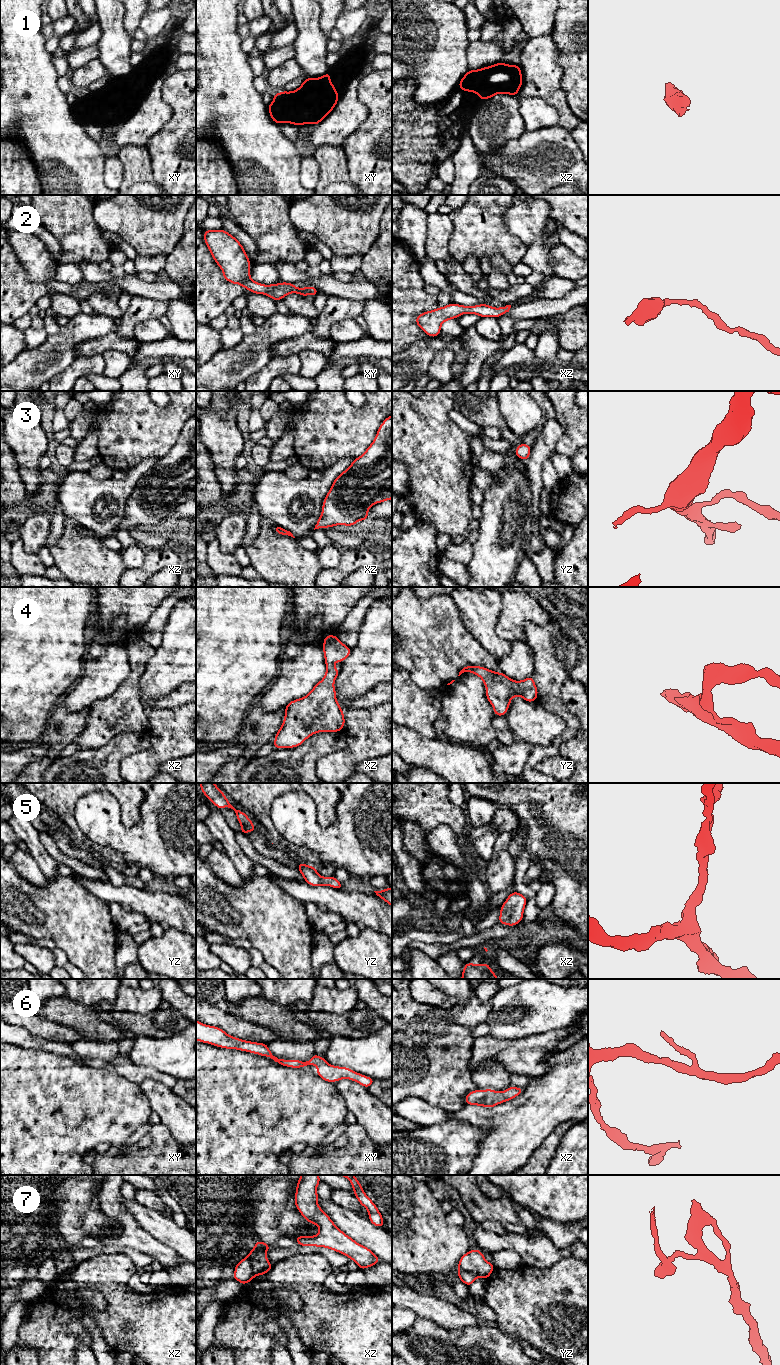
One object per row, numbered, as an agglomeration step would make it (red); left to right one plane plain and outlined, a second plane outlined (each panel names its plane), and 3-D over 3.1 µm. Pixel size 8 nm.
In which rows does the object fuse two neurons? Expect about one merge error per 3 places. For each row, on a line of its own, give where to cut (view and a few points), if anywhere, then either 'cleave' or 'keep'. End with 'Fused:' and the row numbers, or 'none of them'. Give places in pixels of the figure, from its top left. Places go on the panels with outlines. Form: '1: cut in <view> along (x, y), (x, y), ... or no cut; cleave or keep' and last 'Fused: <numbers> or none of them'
1: no cut; keep
2: no cut; keep
3: no cut; keep
4: no cut; keep
5: no cut; keep
6: no cut; keep
7: cut in xz along (254, 1247), (251, 1269), (256, 1275); cleave
Fused: 7

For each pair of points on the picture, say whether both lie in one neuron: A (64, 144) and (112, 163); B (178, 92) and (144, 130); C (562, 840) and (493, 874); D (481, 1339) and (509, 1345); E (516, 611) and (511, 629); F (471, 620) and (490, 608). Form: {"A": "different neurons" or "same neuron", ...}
{"A": "different neurons", "B": "different neurons", "C": "different neurons", "D": "same neuron", "E": "same neuron", "F": "same neuron"}

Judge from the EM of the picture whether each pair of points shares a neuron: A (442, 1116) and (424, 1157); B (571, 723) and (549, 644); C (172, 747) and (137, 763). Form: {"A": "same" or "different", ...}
{"A": "different", "B": "same", "C": "same"}

